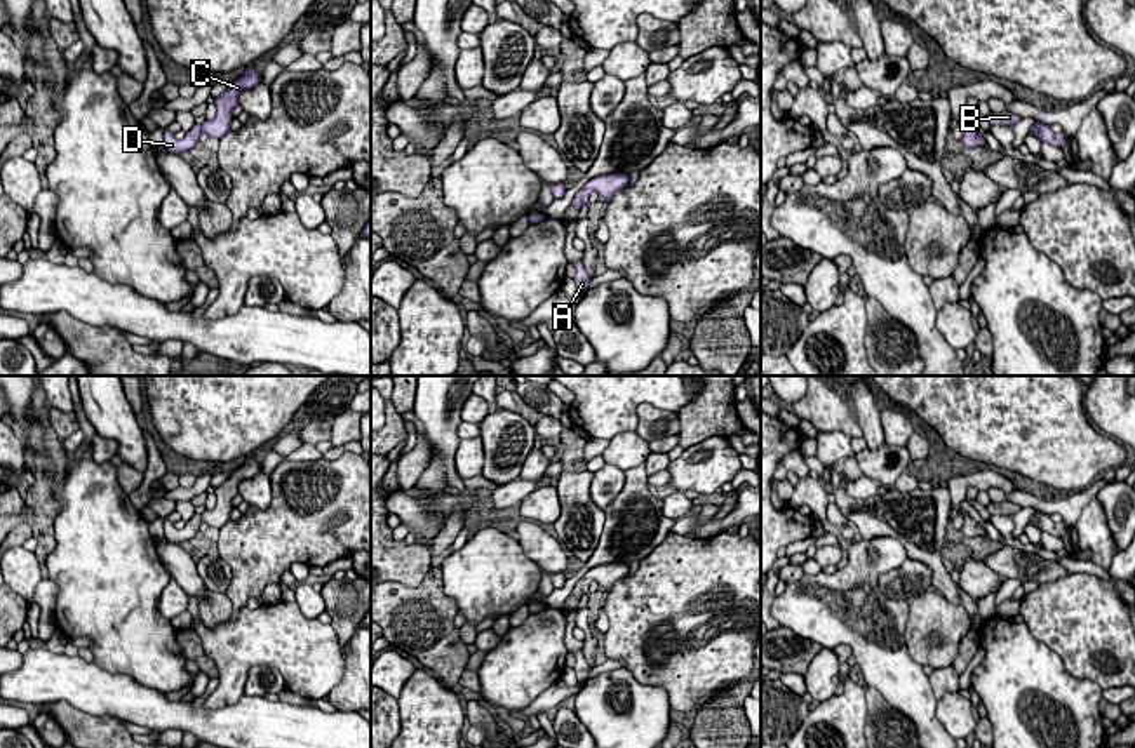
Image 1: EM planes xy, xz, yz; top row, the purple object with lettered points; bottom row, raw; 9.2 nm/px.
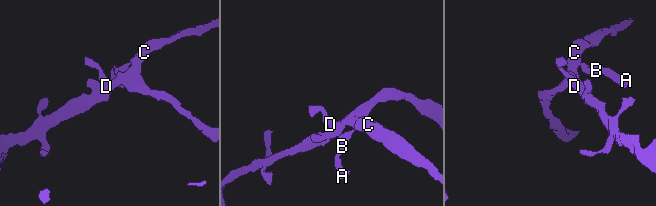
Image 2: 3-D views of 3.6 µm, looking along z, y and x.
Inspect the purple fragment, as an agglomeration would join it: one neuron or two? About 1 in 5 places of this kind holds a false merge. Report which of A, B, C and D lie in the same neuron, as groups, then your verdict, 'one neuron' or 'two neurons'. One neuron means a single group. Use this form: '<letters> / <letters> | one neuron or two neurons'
A B C D | one neuron

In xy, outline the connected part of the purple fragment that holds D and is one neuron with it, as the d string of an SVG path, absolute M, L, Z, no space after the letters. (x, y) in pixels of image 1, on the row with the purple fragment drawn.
M251 64L245 68L242 77L238 77L221 96L214 99L216 117L212 120L205 120L202 125L195 124L183 139L176 139L174 134L165 129L165 150L181 155L186 150L191 150L198 143L202 134L221 139L226 132L232 130L232 110L238 104L238 94L242 90L256 87L258 83L261 83L261 73L258 73Z

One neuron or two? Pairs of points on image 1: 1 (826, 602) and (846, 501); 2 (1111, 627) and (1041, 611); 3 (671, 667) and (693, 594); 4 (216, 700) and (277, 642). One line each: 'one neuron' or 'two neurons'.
1: two neurons
2: one neuron
3: one neuron
4: one neuron

